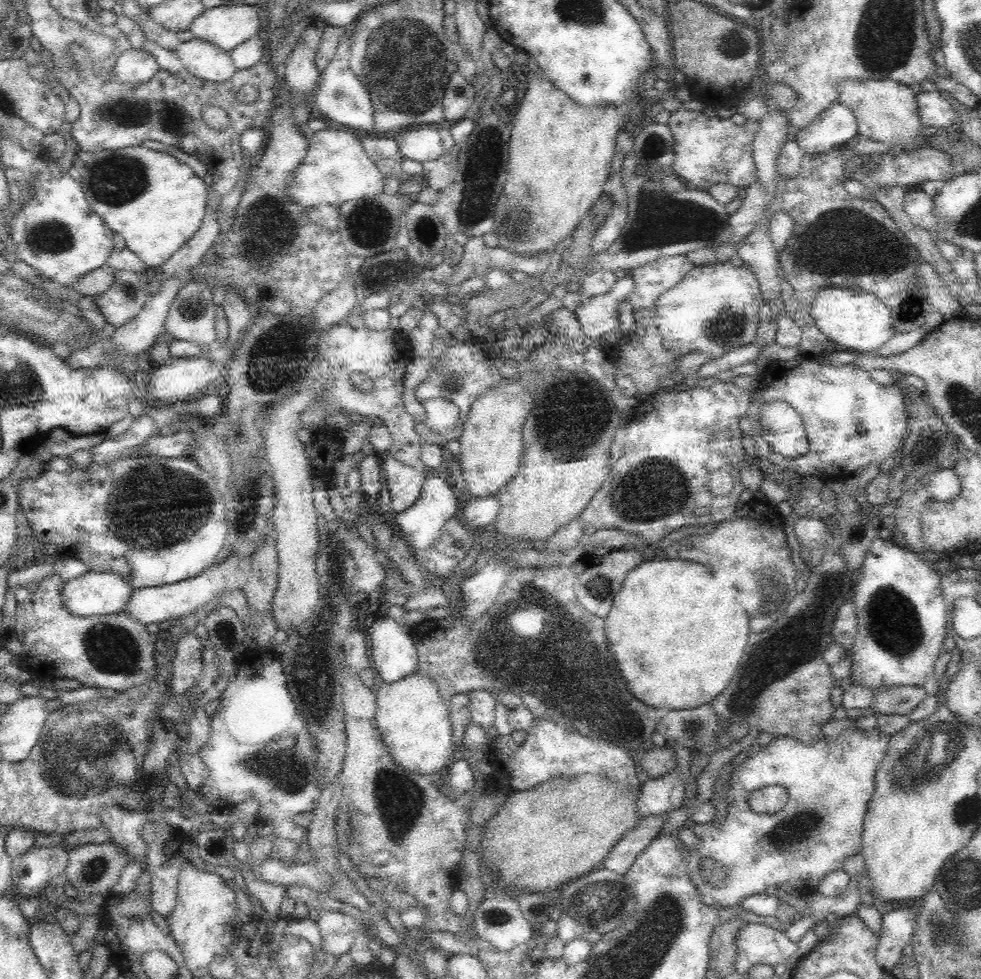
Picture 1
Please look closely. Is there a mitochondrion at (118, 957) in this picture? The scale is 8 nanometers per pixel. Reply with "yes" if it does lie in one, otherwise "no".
no

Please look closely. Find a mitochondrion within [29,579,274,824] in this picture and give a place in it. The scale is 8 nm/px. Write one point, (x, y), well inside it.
(78, 761)

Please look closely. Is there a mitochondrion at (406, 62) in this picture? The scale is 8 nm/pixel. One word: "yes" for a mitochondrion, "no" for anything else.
yes

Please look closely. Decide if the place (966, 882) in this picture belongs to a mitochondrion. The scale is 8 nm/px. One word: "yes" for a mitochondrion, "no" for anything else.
yes

